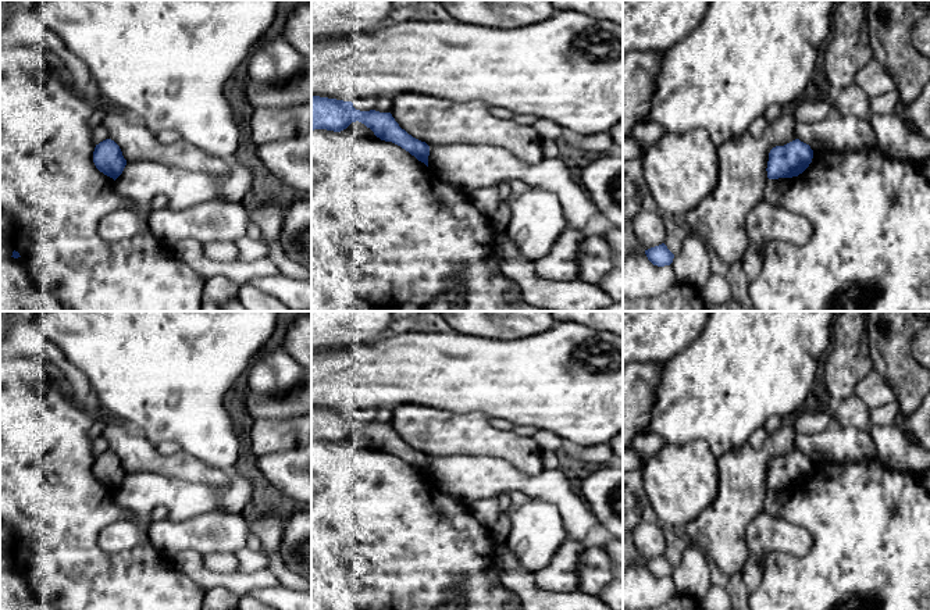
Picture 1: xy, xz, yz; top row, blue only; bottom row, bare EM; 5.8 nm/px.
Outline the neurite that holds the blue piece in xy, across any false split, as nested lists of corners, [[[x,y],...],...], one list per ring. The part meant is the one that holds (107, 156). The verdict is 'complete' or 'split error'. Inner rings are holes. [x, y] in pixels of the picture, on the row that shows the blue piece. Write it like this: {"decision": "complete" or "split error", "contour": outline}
{"decision": "complete", "contour": [[[106,139],[96,145],[93,163],[100,172],[114,181],[122,174],[127,165],[127,160],[124,158],[120,146],[111,139]]]}

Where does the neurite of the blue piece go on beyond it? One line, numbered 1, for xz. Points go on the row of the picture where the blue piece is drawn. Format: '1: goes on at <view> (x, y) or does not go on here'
1: does not go on here

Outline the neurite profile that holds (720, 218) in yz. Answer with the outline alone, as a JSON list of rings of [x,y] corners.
[[[785,107],[760,138],[747,132],[720,145],[716,188],[681,220],[731,268],[738,268],[751,243],[747,218],[765,199],[769,153],[797,139],[797,122],[792,108]]]

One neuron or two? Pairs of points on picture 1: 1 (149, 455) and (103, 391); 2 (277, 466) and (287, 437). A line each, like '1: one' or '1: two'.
1: two
2: two

